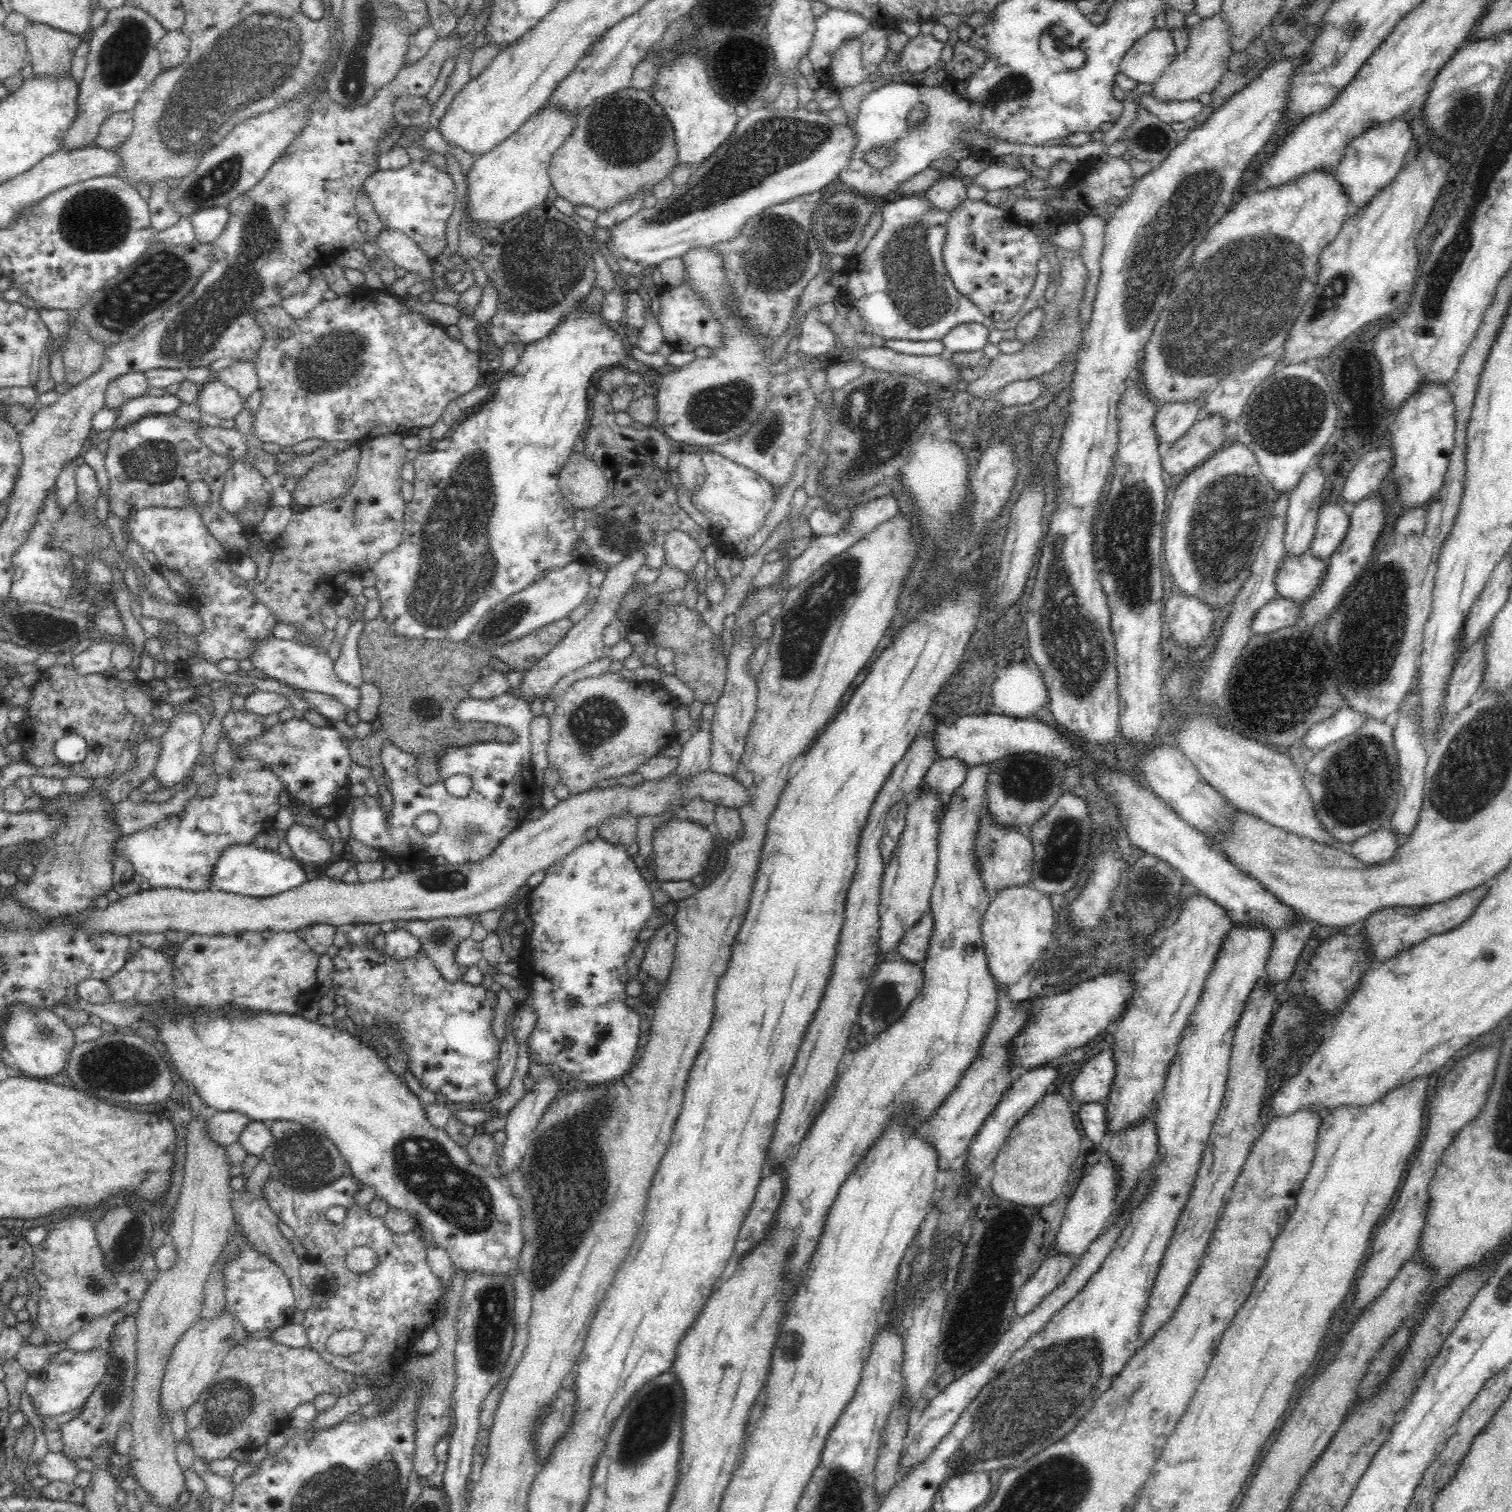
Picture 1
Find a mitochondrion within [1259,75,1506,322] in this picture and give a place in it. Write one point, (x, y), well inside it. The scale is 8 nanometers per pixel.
(1467, 112)

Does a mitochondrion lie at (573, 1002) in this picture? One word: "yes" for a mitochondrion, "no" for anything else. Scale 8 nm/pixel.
no

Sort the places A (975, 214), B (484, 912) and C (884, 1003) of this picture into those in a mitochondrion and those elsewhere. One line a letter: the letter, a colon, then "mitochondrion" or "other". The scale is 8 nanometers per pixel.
A: other
B: other
C: mitochondrion

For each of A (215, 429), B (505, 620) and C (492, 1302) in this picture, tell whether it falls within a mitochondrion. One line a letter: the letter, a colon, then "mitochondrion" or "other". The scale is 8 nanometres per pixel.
A: other
B: mitochondrion
C: mitochondrion

